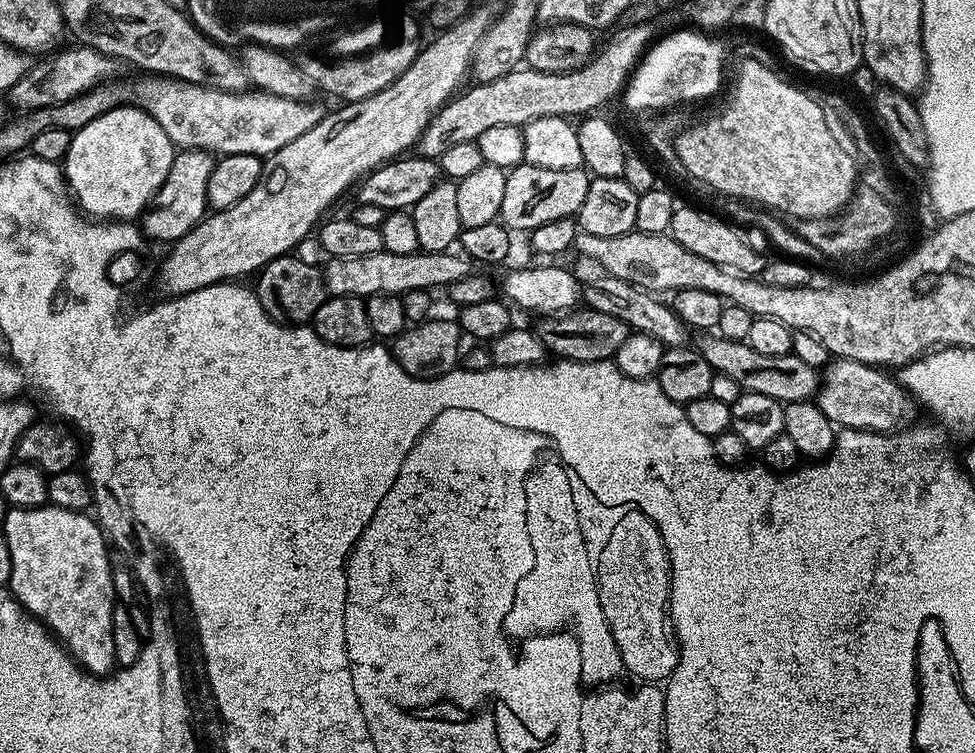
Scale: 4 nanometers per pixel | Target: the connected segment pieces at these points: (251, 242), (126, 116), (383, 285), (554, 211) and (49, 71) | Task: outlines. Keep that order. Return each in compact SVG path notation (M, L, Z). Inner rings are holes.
M479 6L473 7L464 19L460 20L458 23L453 25L452 28L447 28L441 31L436 37L437 40L432 40L421 47L420 52L417 57L414 58L413 64L405 70L402 75L396 80L390 82L385 89L378 90L370 97L362 98L361 100L354 101L352 103L341 103L340 109L337 112L329 111L324 115L319 122L313 126L310 130L306 130L306 134L302 134L302 138L294 138L294 142L286 142L286 146L282 146L282 150L272 153L271 156L267 157L266 160L266 171L263 176L261 176L260 181L254 186L254 190L250 190L250 194L246 194L246 198L242 198L242 202L234 202L234 206L229 208L222 208L213 211L211 214L205 215L204 219L200 221L199 224L194 226L194 230L190 230L190 234L186 234L182 239L175 241L171 245L172 248L168 252L168 257L160 264L160 273L157 274L156 280L160 283L160 288L164 291L163 295L165 297L171 298L174 296L185 296L190 294L194 290L202 290L202 286L210 286L211 284L223 284L225 282L235 281L237 278L244 278L240 276L251 277L253 274L259 273L260 269L264 267L265 264L269 264L274 258L279 256L289 255L293 251L292 248L295 244L300 244L308 236L308 231L315 229L317 225L321 223L324 211L339 198L340 194L350 185L355 185L357 181L368 175L376 168L379 168L381 164L386 164L390 160L395 160L407 153L408 148L417 143L422 134L422 130L426 130L426 126L432 120L433 113L436 113L442 105L448 103L453 96L457 95L465 87L466 81L464 79L469 79L472 70L472 60L476 57L476 48L480 45L480 39L486 34L486 30L492 25L494 19L494 12L491 12L488 8L479 8Z
M113 110L76 131L70 142L70 150L64 155L62 172L71 199L85 216L101 222L132 222L156 199L157 187L164 184L165 175L170 174L173 155L174 146L170 138L164 136L163 130L157 128L147 112Z
M383 251L378 254L362 254L362 258L331 257L328 265L323 265L322 275L324 287L329 297L357 296L367 298L386 294L403 297L410 290L447 289L449 284L458 282L469 275L470 264L463 255L455 251L447 252L415 252L414 254L390 254Z
M520 164L511 169L506 178L506 195L502 198L499 219L505 228L531 233L533 228L546 226L558 218L575 217L586 199L589 173L583 167L550 170L546 166Z
M72 47L76 48L66 48L62 52L58 50L37 59L40 61L37 64L33 63L24 76L8 88L7 103L21 113L58 106L62 102L68 102L70 98L78 98L78 94L88 92L95 84L103 84L117 75L117 61L110 59L106 54L93 48Z

